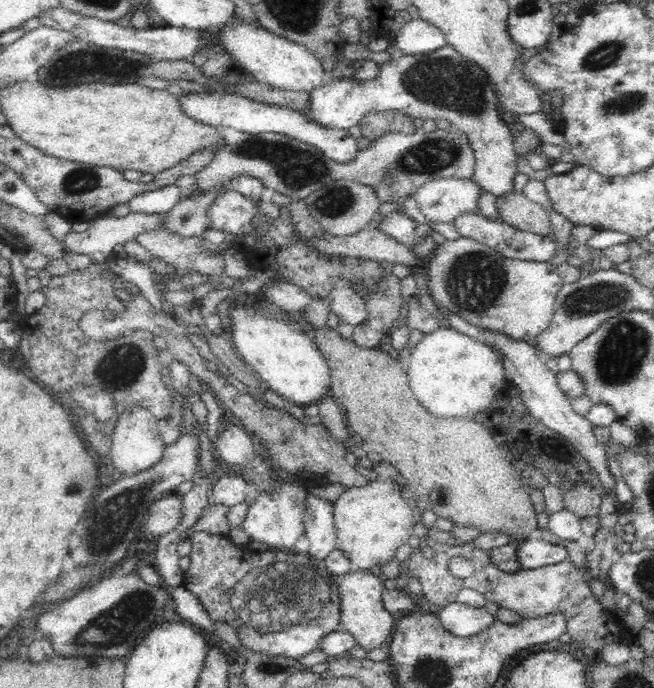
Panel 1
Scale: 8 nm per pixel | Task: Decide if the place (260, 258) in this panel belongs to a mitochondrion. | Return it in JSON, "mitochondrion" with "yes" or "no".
{"mitochondrion":"no"}

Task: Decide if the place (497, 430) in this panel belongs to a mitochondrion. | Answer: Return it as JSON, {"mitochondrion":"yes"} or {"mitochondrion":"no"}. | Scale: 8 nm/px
{"mitochondrion":"no"}

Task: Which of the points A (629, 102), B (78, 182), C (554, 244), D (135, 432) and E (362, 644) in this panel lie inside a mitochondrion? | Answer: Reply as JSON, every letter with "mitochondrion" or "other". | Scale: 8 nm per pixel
{"A":"mitochondrion","B":"mitochondrion","C":"other","D":"other","E":"other"}

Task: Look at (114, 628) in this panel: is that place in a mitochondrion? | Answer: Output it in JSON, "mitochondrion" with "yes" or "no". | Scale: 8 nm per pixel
{"mitochondrion":"yes"}

